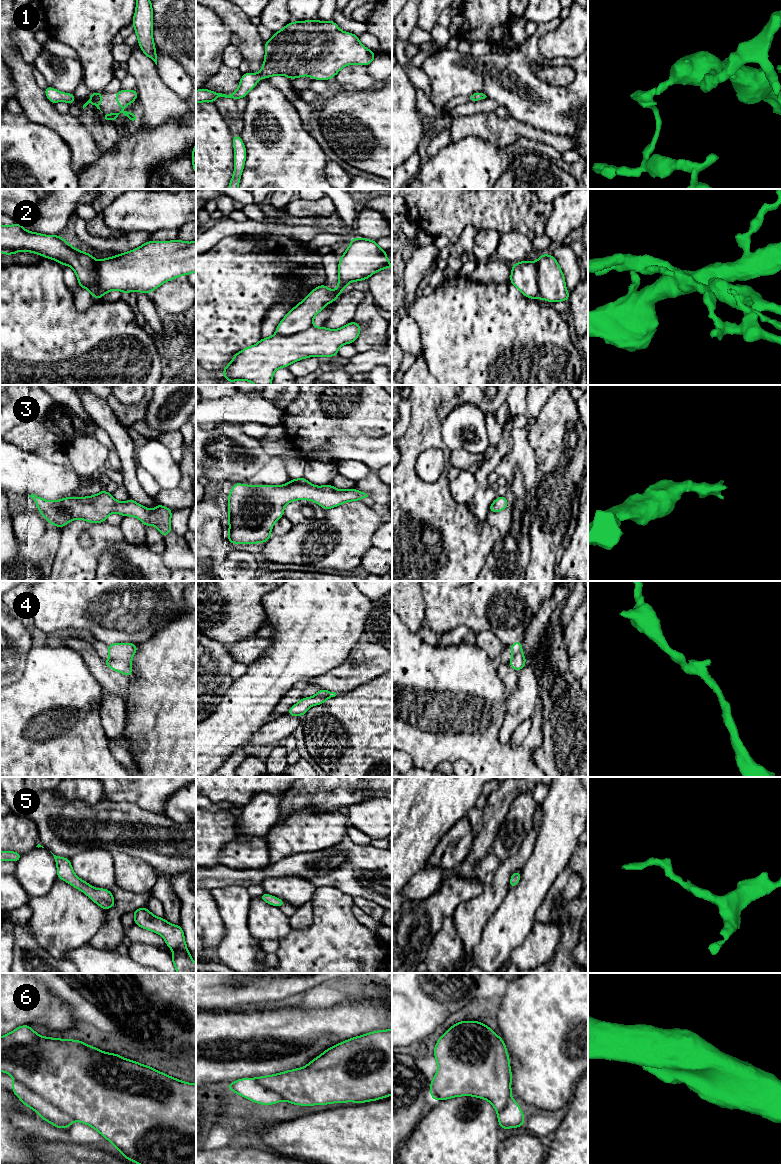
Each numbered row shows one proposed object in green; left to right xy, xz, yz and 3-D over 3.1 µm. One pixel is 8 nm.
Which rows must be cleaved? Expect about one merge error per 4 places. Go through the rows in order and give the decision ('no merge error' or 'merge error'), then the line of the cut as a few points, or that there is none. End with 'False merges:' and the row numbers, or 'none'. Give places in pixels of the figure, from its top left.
1: no merge error; no cut
2: merge error; cut in xz along (312, 325), (296, 333), (276, 334)
3: no merge error; no cut
4: no merge error; no cut
5: no merge error; no cut
6: merge error; cut in xy along (16, 1080), (68, 1113), (75, 1120)
False merges: 2, 6

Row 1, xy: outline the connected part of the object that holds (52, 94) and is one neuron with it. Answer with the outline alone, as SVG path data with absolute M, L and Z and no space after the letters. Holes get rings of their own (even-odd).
M47 86L45 89L46 97L55 105L59 101L67 102L72 105L75 101L74 93L61 93L60 91Z

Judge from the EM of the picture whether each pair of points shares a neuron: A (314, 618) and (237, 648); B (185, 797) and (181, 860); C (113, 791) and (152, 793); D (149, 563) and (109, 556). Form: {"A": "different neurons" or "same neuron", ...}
{"A": "different neurons", "B": "different neurons", "C": "same neuron", "D": "same neuron"}

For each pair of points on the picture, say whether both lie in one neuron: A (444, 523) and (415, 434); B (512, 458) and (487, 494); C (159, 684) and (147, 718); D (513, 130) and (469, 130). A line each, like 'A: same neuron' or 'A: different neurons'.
A: same neuron
B: different neurons
C: same neuron
D: same neuron

